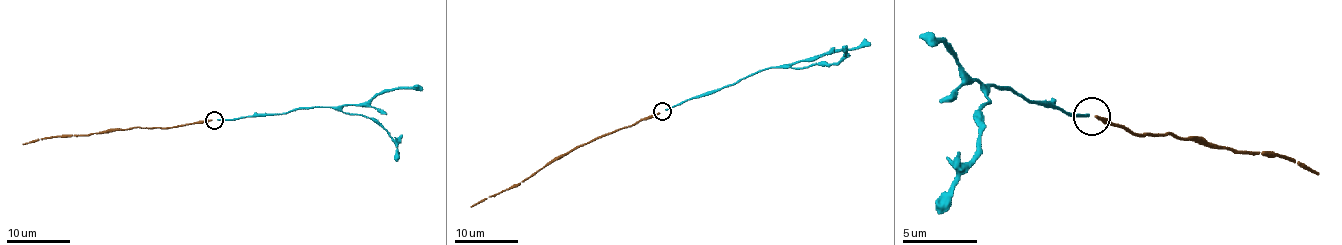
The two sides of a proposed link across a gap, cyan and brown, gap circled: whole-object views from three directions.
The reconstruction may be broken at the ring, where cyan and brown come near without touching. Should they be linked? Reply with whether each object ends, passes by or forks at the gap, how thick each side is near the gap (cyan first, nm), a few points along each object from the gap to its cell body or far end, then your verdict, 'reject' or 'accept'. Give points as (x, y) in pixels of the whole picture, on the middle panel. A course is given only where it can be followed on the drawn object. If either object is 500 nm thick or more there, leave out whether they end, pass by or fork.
cyan ends there; brown ends there; 190 nm thick on the cyan side, 180 nm on the other; cyan runs (665, 110), (772, 67), (790, 67), (843, 48), (861, 48), (870, 42); brown runs (659, 113), (576, 146), (550, 160), (521, 184), (514, 184), (470, 207); accept

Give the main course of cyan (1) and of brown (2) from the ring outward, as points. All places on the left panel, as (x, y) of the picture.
1: (217, 120), (287, 114), (296, 109), (365, 104), (384, 92), (422, 87)
2: (211, 120), (169, 128), (128, 128), (66, 134), (22, 144)

